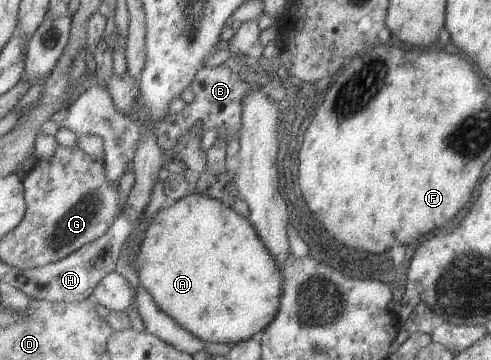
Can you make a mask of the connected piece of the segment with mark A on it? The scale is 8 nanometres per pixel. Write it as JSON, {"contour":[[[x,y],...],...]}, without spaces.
{"contour":[[[202,188],[179,199],[171,207],[159,210],[153,218],[135,263],[140,283],[151,292],[155,303],[179,325],[207,343],[240,344],[259,337],[279,313],[284,273],[250,218],[226,207],[221,200],[209,197]]]}

